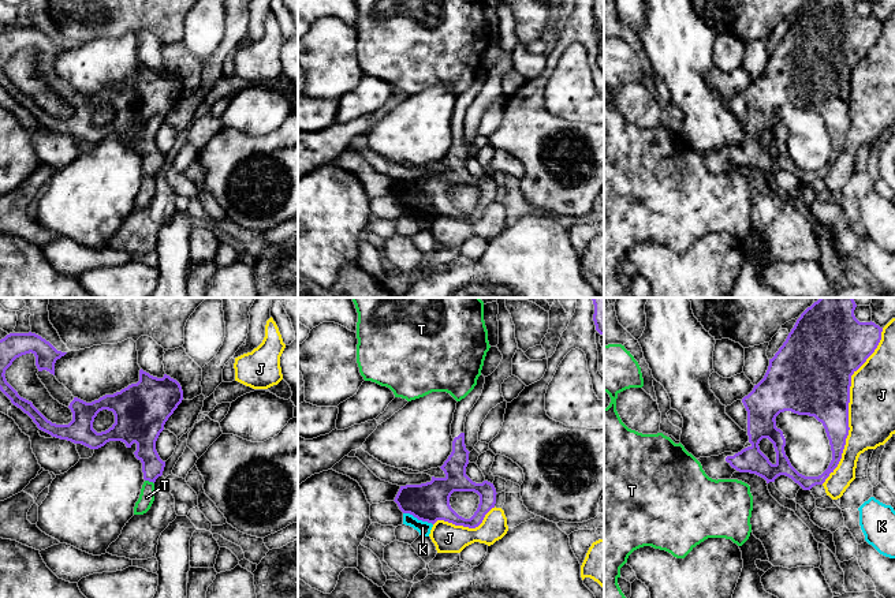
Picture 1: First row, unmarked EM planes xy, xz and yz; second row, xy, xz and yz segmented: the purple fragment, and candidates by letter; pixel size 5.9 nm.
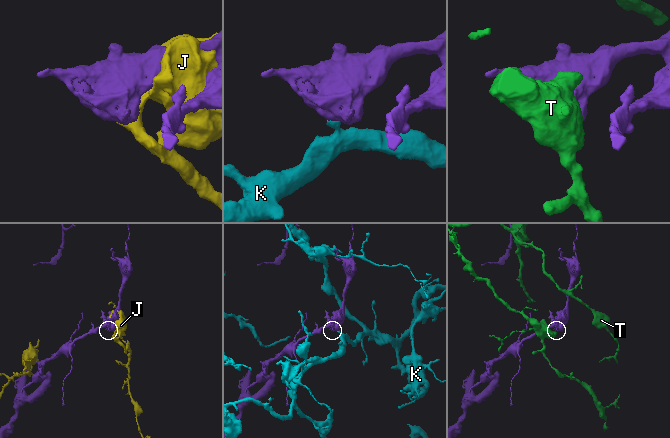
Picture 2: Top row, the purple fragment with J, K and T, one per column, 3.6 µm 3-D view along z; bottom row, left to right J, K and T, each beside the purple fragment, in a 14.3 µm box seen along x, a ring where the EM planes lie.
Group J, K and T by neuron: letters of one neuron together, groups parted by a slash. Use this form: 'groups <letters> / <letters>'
groups J / K / T

